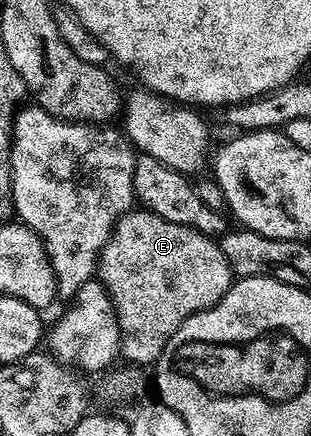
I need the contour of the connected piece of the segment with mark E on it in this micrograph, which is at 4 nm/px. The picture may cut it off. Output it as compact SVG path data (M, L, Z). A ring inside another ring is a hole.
M131 209L115 226L108 244L103 248L98 263L100 281L114 301L118 313L118 326L122 329L120 354L127 363L138 368L153 367L164 352L168 340L197 310L212 308L230 290L232 275L230 265L221 245L211 235L172 224L150 210Z

